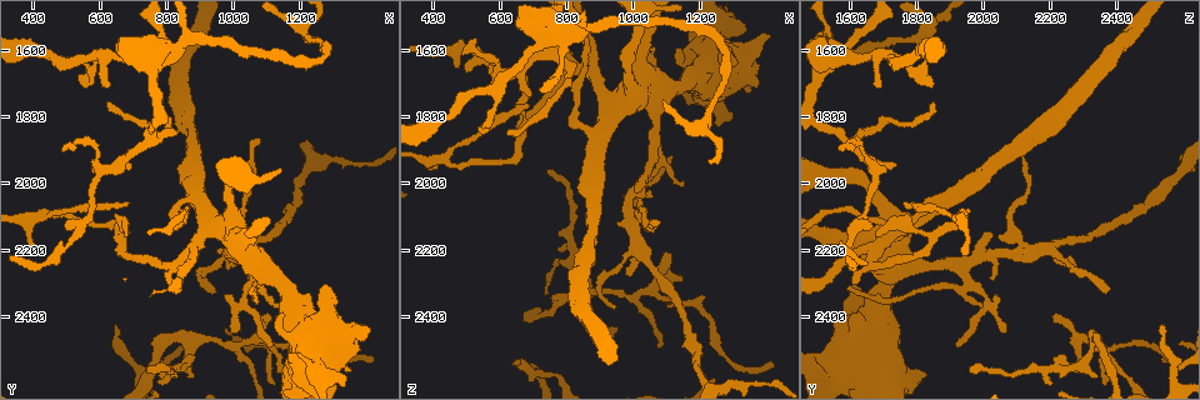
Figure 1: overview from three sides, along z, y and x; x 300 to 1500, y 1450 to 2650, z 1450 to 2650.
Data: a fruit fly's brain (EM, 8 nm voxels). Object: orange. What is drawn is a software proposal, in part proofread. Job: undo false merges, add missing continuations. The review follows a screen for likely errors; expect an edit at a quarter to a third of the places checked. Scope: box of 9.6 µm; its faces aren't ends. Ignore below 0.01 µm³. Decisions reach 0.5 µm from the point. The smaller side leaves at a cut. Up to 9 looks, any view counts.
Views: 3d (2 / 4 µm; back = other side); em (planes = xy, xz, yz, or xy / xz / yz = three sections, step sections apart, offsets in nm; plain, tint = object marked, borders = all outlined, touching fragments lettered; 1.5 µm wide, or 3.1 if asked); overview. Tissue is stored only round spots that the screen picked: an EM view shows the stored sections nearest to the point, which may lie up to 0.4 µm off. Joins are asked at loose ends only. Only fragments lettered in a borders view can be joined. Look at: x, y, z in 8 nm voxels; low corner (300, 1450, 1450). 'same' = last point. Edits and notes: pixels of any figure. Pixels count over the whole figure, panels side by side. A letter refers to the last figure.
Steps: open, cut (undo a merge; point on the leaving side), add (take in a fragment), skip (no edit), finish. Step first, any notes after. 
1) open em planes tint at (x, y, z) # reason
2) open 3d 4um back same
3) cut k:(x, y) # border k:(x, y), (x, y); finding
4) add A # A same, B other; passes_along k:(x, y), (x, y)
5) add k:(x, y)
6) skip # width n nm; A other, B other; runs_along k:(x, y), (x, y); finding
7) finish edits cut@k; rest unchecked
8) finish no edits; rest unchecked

open 3d 4um at (1080, 1860, 2120) # free end

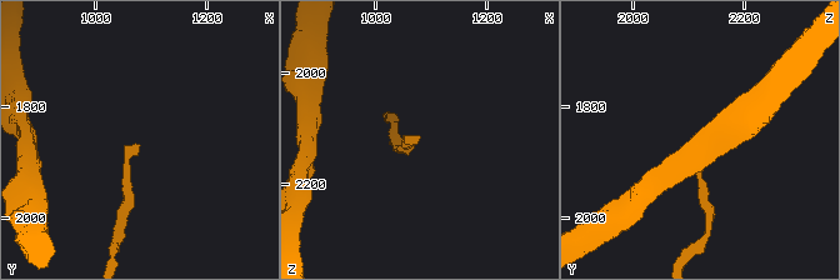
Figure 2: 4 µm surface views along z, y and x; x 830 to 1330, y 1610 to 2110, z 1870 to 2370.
open em planes borders at (1075, 1870, 2125)

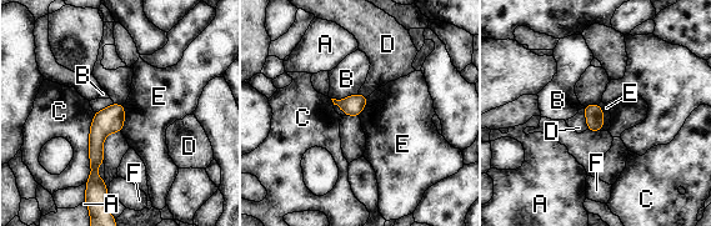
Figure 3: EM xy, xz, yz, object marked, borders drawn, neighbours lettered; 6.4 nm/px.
skip # A other, B other, C other, D other, E other, F other; runs_along 3:(116, 106), (96, 135), (94, 180); none of them fits

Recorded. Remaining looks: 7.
open em planes tint at (1000, 2200, 2120) # looks like a crossing

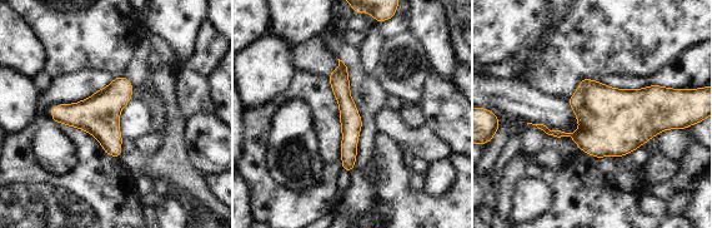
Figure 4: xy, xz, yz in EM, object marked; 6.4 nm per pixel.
open em planes borders same # see the neighbours

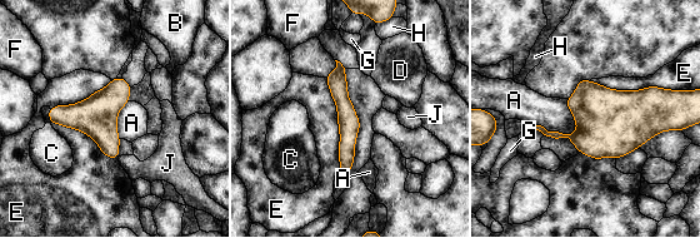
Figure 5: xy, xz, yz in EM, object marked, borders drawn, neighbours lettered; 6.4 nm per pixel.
skip # width 260 nm; A other, B other, C other, D other, E other, F other, G other, H other, J other; border 5:(526, 124), (563, 133), (578, 129); one neuron here

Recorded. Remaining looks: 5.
open em planes borders at (690, 1940, 1740) # branch stops here

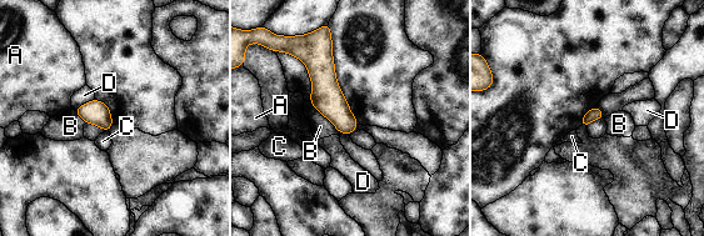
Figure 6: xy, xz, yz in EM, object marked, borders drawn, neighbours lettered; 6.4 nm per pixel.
skip # A other, B other, C other, D other; border 6:(95, 99), (74, 109); none of them fits

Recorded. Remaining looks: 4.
open em planes borders at (1350, 2570, 1730)

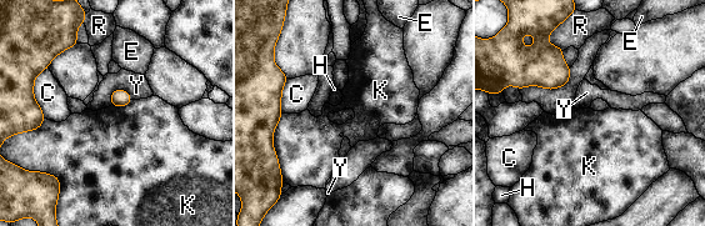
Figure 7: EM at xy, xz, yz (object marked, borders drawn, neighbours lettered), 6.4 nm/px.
skip # C other, E other, H other, K other, R other, Y other; border 7:(133, 100), (125, 105), (113, 105); none of them fits

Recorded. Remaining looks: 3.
finish no edits; rest unchecked

